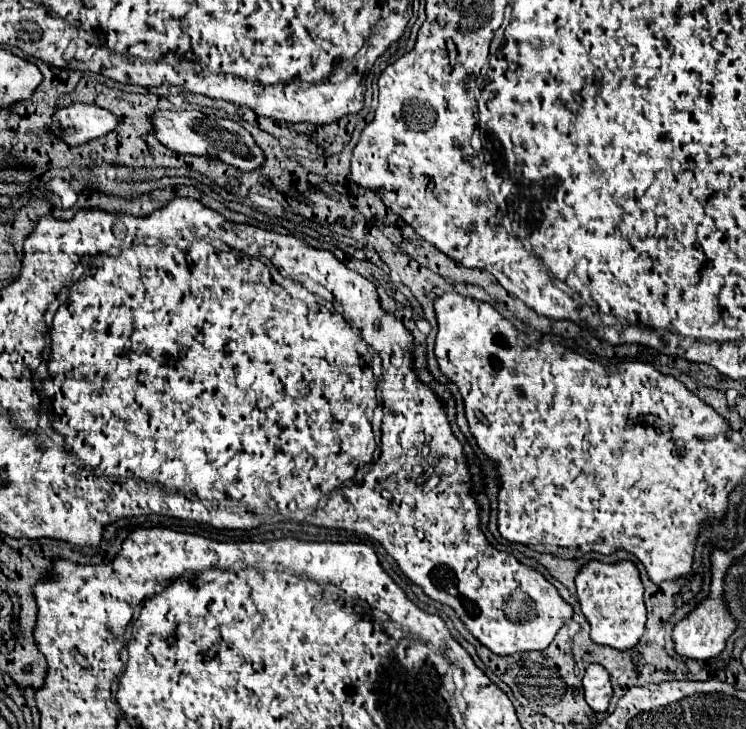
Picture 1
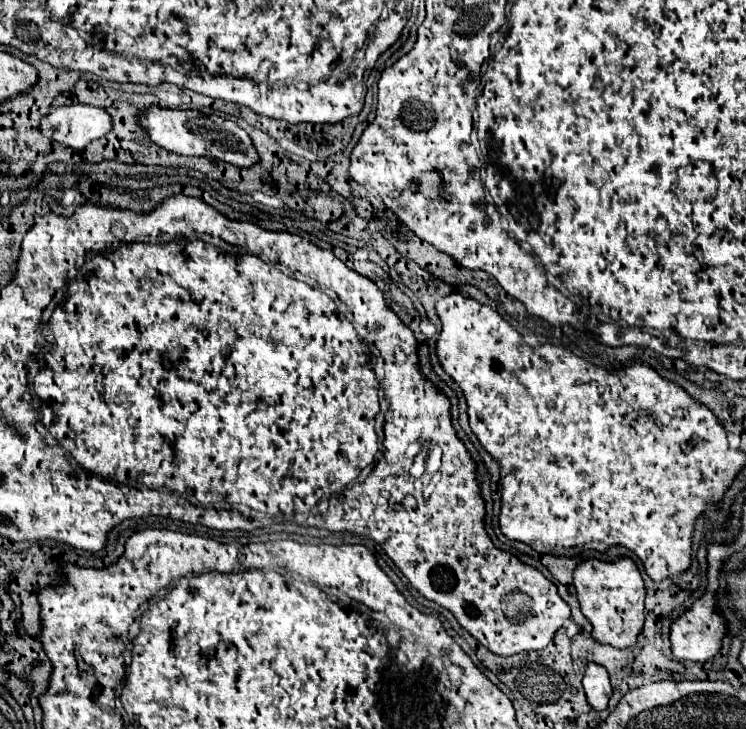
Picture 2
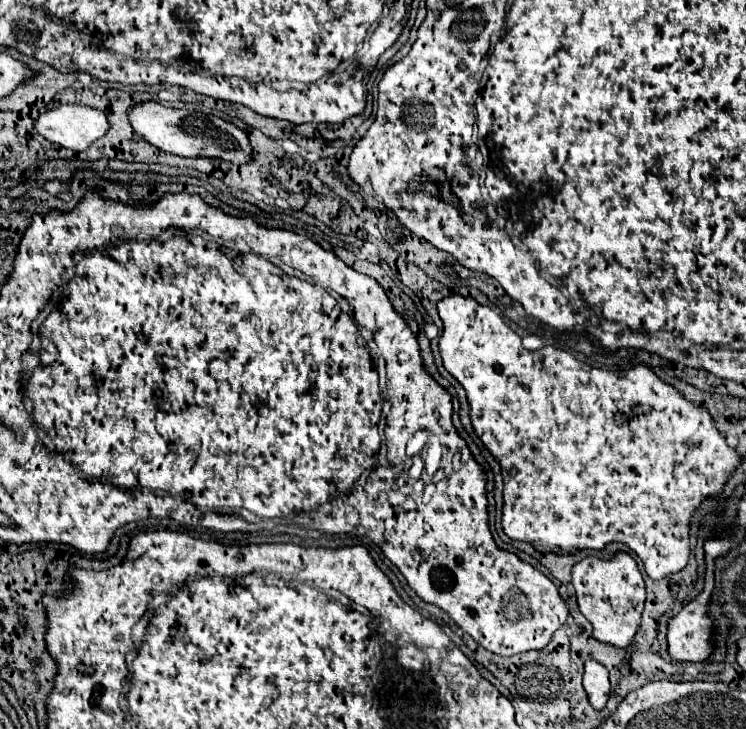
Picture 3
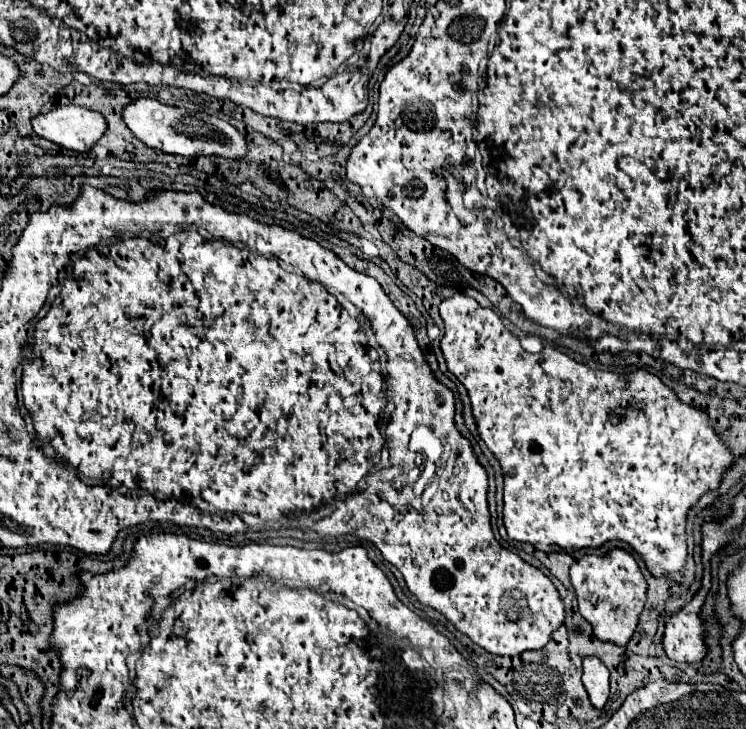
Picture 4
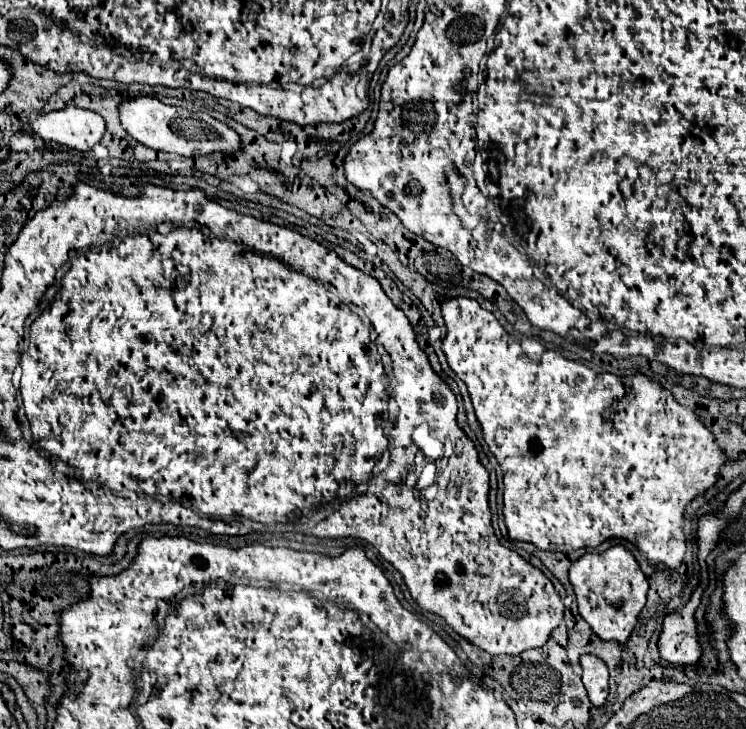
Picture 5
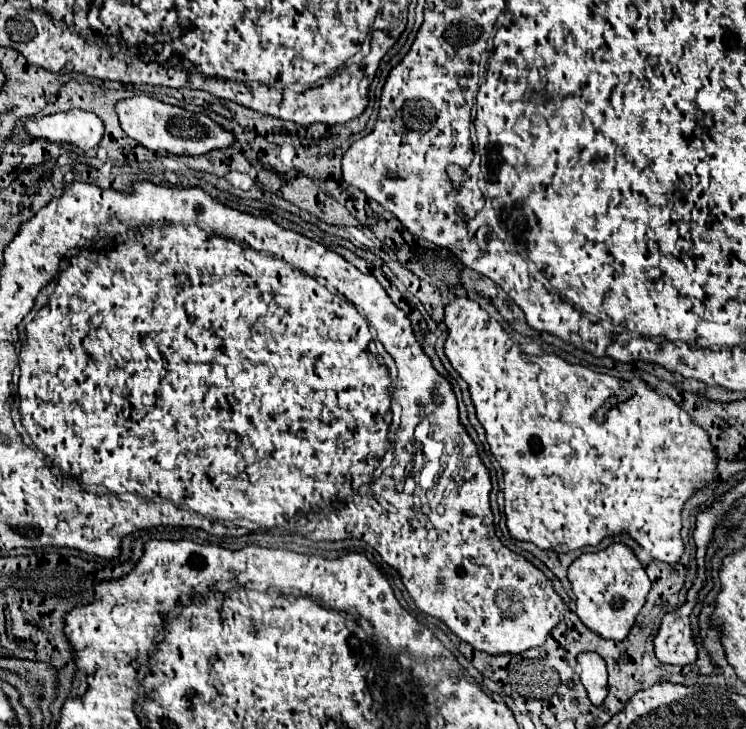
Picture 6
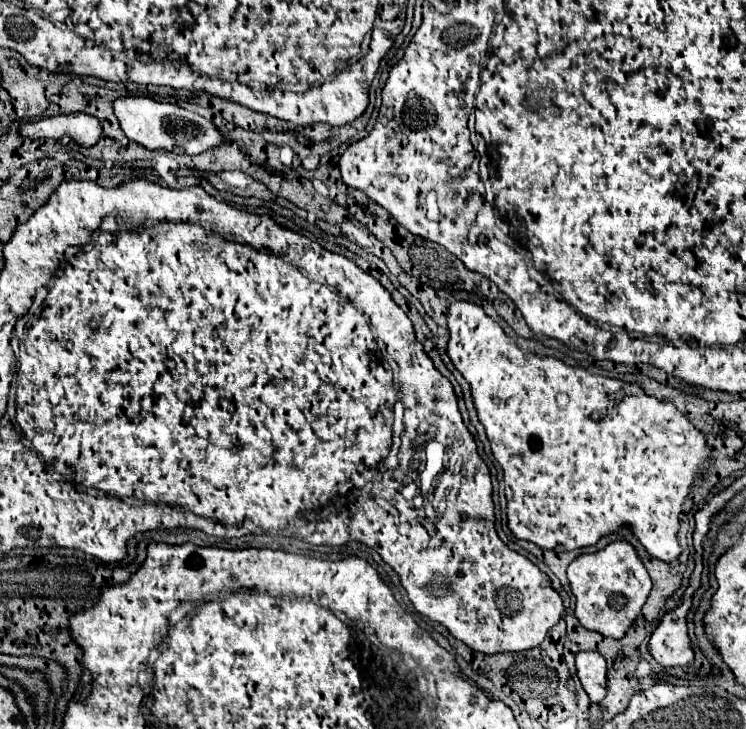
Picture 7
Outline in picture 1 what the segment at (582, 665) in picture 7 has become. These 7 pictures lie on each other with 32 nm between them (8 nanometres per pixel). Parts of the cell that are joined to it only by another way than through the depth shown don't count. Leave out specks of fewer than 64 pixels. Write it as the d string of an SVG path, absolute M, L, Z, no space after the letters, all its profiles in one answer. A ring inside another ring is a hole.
M590 664L584 674L584 696L586 702L594 712L606 712L610 696L612 696L612 686L608 680L608 672L600 664Z

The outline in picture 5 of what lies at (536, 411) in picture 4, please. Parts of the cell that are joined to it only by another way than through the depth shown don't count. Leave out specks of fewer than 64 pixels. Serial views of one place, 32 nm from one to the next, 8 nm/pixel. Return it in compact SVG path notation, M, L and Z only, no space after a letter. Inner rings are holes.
M458 296L458 298L444 302L442 316L446 322L446 338L442 340L442 350L448 358L450 368L458 374L458 378L462 378L466 382L474 410L476 410L476 418L484 432L484 440L504 472L504 520L506 520L508 536L512 540L532 542L532 544L536 544L536 548L550 550L550 552L568 552L568 550L576 550L576 548L598 546L608 538L626 538L626 540L634 542L640 550L648 552L648 560L653 565L666 567L669 570L678 568L682 564L682 558L686 552L686 542L684 542L684 534L682 534L684 508L694 496L702 494L716 482L718 468L724 462L722 450L716 446L710 430L700 422L700 418L692 410L680 406L672 398L670 392L660 388L660 384L652 382L650 378L646 378L642 374L636 374L630 378L616 378L614 374L607 372L596 374L588 366L566 360L560 352L554 352L554 350L546 350L544 354L530 358L528 354L522 352L520 342L514 340L502 328L502 324L496 320L496 316L492 312L480 308L480 304L472 298Z

